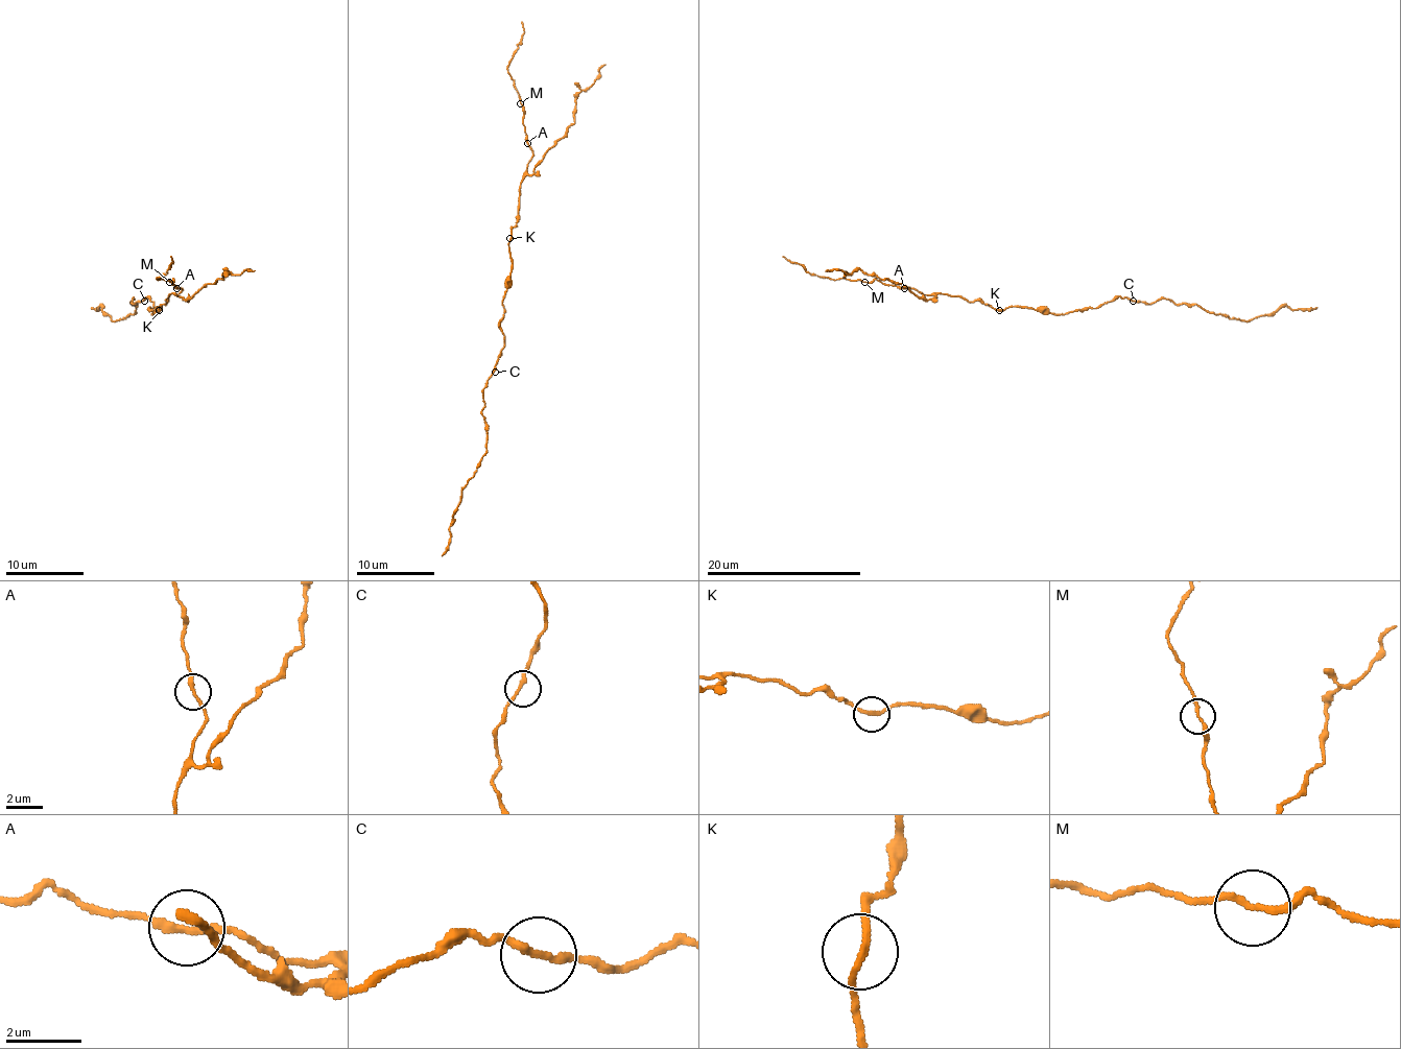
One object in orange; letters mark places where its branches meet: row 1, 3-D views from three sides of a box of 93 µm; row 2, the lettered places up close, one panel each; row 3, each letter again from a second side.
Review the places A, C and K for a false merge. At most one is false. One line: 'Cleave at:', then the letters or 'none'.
Cleave at: none

